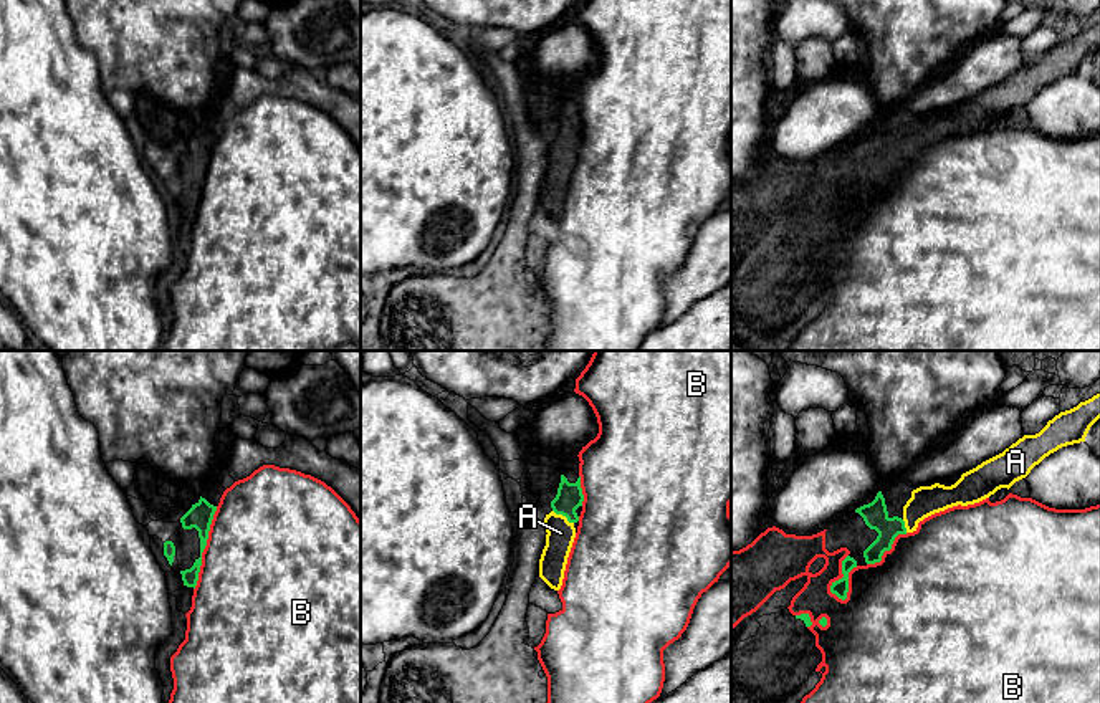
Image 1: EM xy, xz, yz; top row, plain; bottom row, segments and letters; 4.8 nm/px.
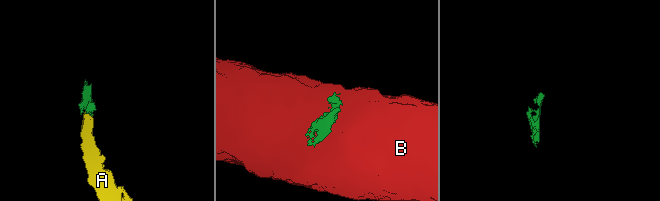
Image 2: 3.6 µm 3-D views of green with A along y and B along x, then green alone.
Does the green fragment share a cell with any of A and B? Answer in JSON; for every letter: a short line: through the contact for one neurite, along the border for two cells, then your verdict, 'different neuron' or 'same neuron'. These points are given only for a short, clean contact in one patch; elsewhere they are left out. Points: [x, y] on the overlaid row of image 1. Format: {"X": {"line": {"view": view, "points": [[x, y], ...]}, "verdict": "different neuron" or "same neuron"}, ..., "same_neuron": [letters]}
{"A": {"line": {"view": "xz", "points": [[569, 497], [563, 515], [561, 533]]}, "verdict": "same neuron"}, "B": {"verdict": "different neuron"}, "same_neuron": ["A"]}

